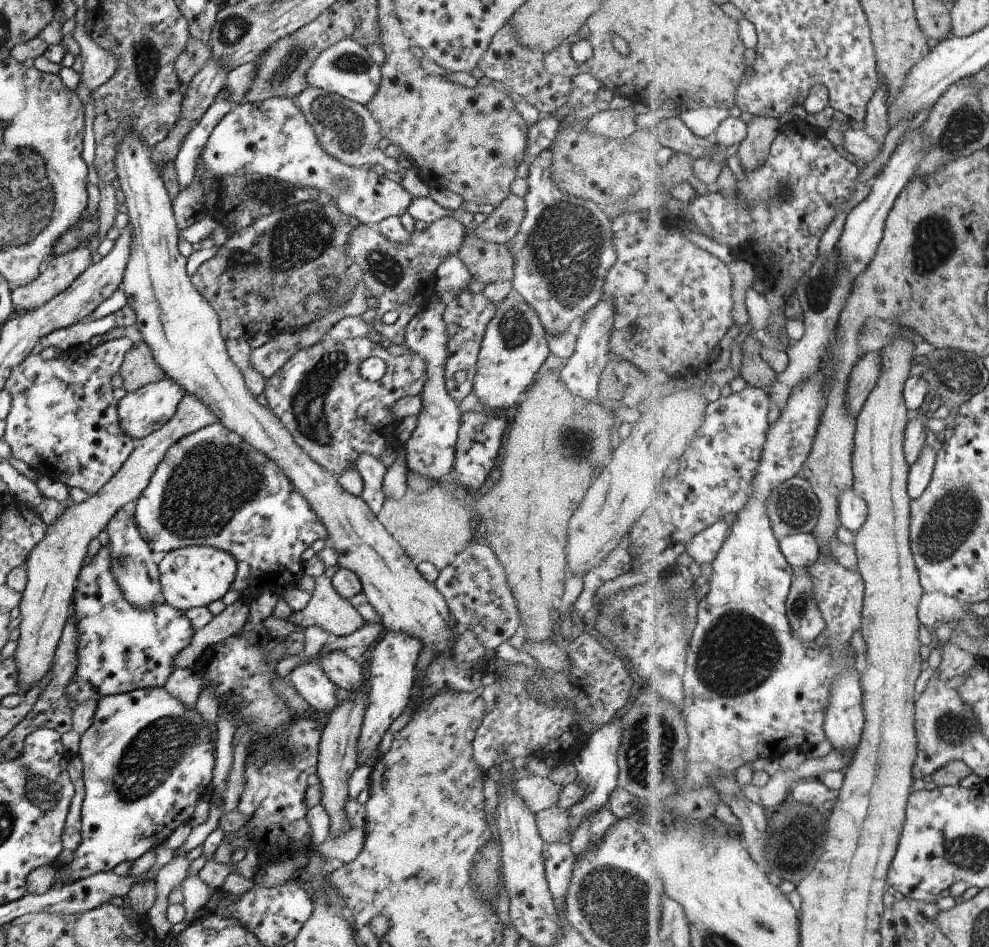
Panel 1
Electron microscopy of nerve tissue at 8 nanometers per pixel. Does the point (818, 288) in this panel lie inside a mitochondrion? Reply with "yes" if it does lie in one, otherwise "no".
yes

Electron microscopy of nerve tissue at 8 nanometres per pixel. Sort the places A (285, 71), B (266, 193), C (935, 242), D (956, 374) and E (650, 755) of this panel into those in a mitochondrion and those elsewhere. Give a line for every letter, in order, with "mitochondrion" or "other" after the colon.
A: mitochondrion
B: mitochondrion
C: mitochondrion
D: mitochondrion
E: mitochondrion

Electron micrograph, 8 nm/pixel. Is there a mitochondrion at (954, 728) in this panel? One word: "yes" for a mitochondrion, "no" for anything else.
yes

